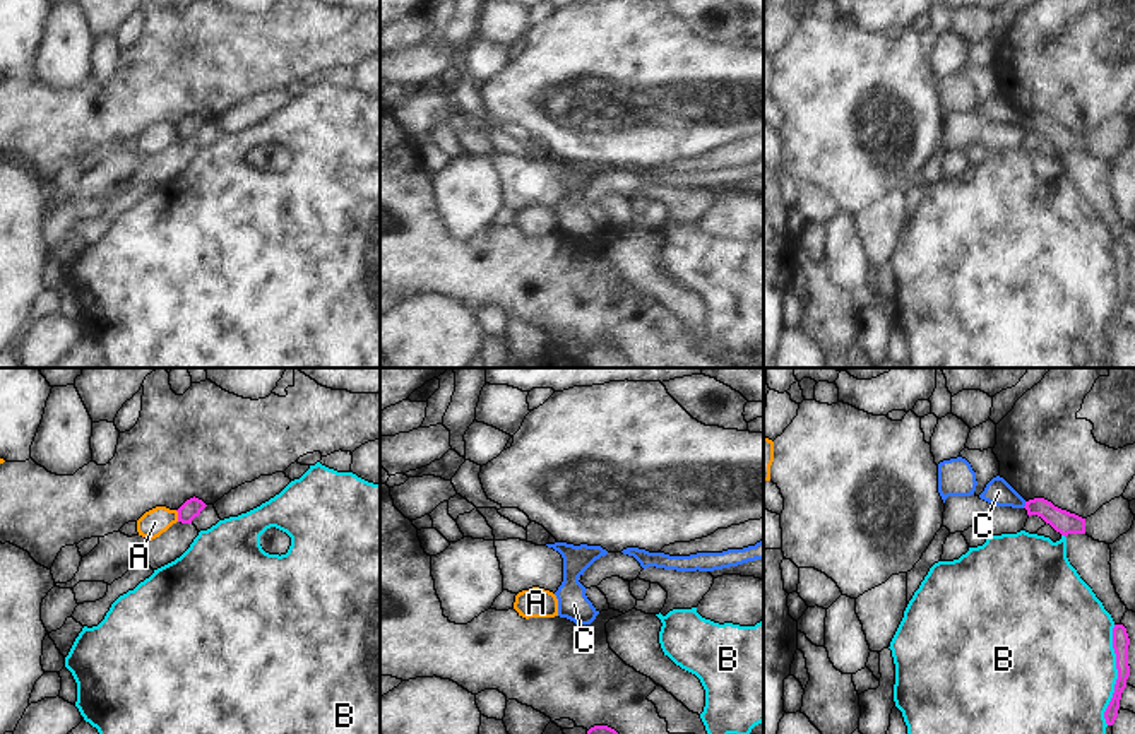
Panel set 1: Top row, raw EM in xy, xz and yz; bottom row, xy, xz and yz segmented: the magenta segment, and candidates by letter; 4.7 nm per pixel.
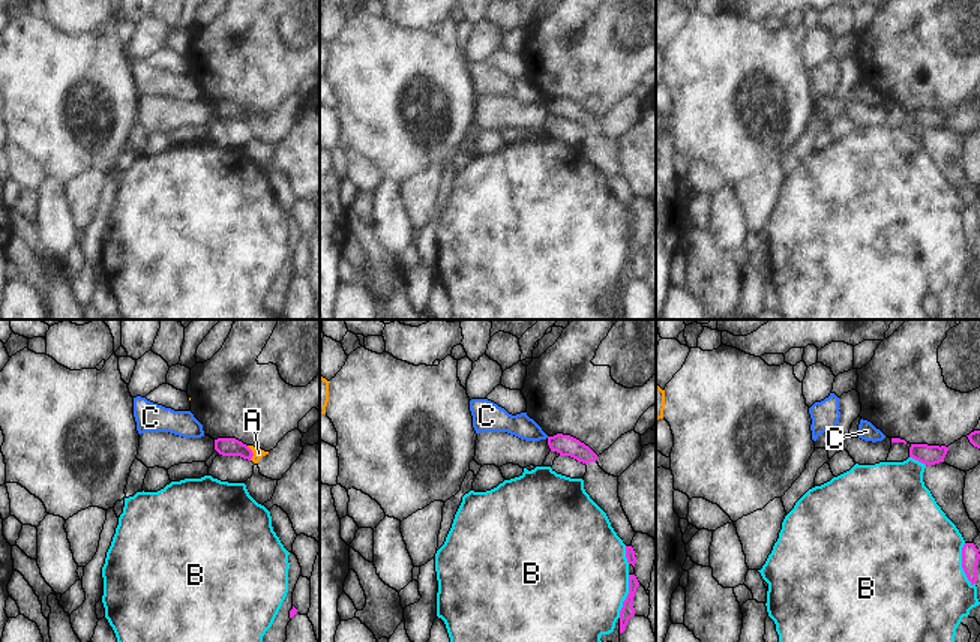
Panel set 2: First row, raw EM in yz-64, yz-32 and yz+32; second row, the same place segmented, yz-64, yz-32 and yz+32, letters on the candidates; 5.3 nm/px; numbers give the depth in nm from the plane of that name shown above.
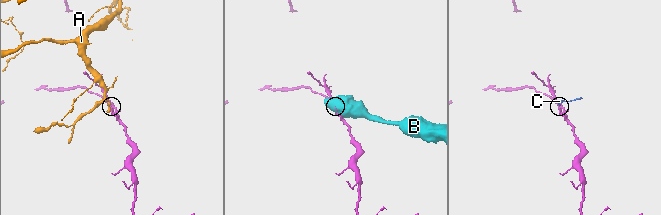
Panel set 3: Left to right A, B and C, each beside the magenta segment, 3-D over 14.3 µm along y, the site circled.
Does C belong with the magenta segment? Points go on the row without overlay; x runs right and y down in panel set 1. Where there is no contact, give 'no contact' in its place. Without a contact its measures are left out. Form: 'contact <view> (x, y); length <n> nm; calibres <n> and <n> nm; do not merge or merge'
contact yz (1026, 122); length 40 nm; calibres 110 and 120 nm; do not merge

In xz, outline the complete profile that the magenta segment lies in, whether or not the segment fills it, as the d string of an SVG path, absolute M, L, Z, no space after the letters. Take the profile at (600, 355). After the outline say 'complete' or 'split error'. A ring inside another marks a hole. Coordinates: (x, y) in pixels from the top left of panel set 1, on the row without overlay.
M594 342L584 358L589 368L635 368L608 342Z | complete

